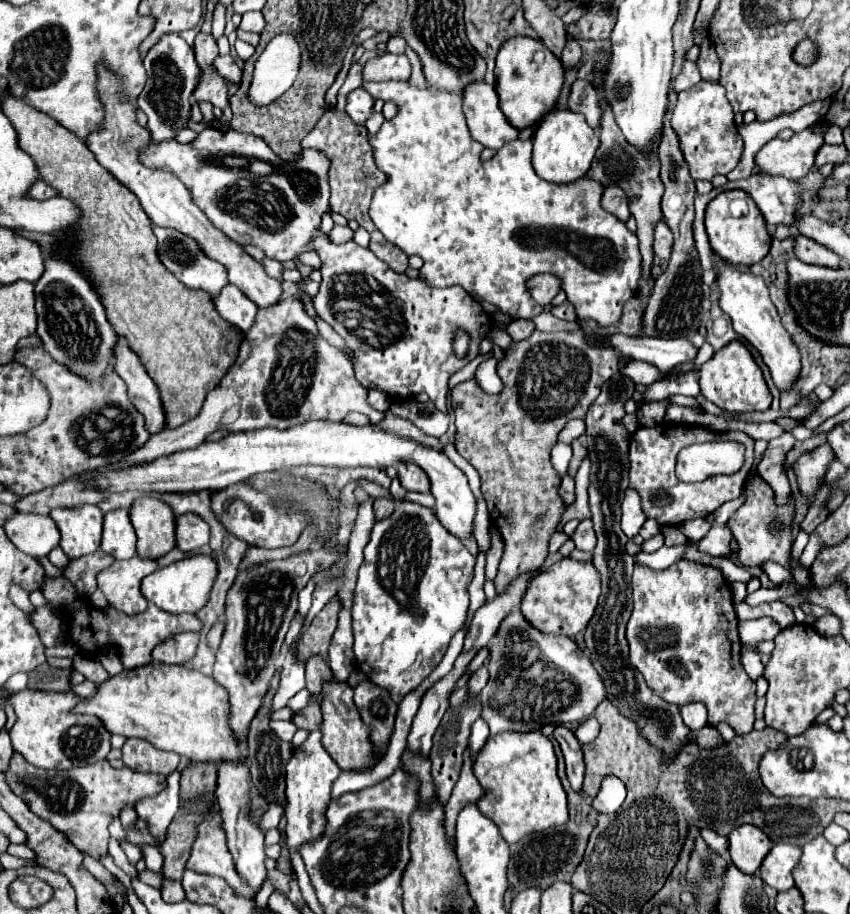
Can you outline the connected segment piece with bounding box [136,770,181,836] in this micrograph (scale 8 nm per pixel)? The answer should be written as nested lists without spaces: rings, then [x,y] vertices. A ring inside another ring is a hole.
[[[177,770],[166,776],[166,788],[150,798],[150,800],[138,800],[136,812],[142,820],[148,822],[150,832],[154,836],[166,836],[166,830],[178,812],[180,806],[180,778],[181,773]]]

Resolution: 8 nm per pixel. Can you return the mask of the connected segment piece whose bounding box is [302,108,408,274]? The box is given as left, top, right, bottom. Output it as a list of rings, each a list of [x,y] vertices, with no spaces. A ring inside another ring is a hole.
[[[328,108],[324,112],[324,116],[318,120],[318,124],[314,126],[314,130],[302,140],[302,146],[322,150],[332,162],[332,166],[330,166],[330,210],[340,212],[346,220],[356,220],[362,228],[366,228],[370,232],[370,236],[372,236],[370,250],[380,260],[384,260],[394,272],[402,274],[408,268],[408,256],[400,248],[390,244],[376,230],[374,222],[368,216],[368,206],[370,206],[372,194],[380,184],[384,184],[384,176],[374,164],[372,146],[368,144],[366,126],[354,124],[354,120],[350,120],[350,116],[346,112],[340,112],[338,108]]]

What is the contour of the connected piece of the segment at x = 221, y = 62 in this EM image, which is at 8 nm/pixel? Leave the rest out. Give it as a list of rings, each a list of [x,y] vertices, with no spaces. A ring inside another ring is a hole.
[[[230,54],[218,56],[214,60],[213,66],[214,70],[216,70],[222,78],[226,78],[226,80],[230,80],[230,82],[240,82],[240,68],[236,66],[236,62]]]

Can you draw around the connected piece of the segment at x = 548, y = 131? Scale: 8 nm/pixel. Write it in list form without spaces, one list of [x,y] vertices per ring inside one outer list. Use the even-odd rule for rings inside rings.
[[[554,110],[550,116],[546,116],[534,130],[532,136],[534,154],[532,154],[532,166],[536,174],[554,184],[568,184],[574,180],[580,180],[590,170],[592,158],[600,146],[600,136],[594,128],[590,128],[582,114],[576,114],[572,110]]]

